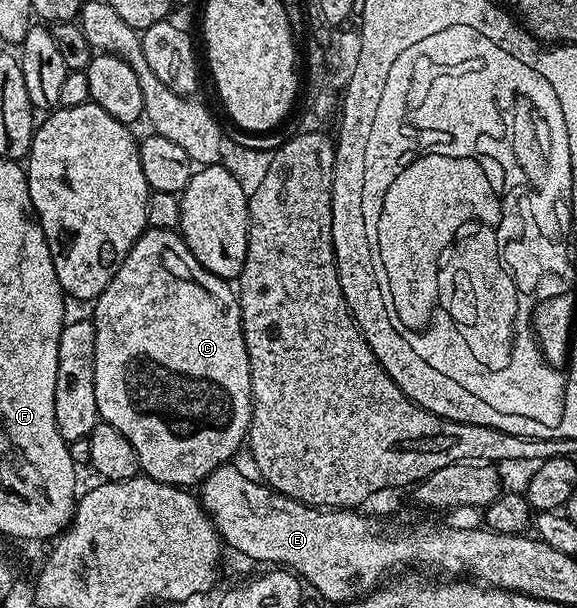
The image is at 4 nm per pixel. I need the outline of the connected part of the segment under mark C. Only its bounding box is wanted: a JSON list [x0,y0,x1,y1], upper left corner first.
[93,228,251,488]

